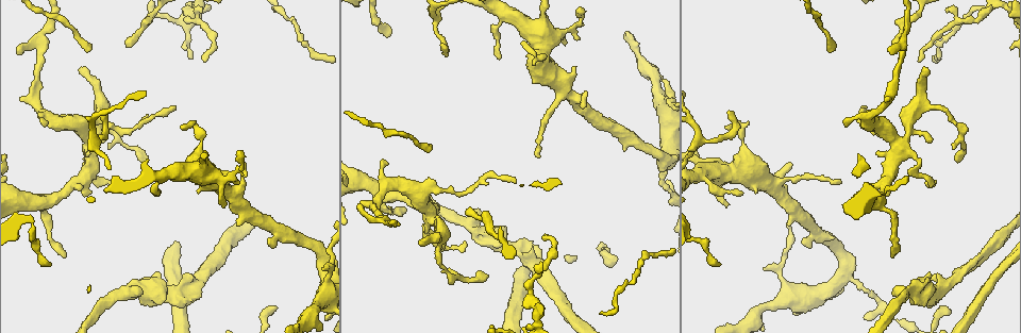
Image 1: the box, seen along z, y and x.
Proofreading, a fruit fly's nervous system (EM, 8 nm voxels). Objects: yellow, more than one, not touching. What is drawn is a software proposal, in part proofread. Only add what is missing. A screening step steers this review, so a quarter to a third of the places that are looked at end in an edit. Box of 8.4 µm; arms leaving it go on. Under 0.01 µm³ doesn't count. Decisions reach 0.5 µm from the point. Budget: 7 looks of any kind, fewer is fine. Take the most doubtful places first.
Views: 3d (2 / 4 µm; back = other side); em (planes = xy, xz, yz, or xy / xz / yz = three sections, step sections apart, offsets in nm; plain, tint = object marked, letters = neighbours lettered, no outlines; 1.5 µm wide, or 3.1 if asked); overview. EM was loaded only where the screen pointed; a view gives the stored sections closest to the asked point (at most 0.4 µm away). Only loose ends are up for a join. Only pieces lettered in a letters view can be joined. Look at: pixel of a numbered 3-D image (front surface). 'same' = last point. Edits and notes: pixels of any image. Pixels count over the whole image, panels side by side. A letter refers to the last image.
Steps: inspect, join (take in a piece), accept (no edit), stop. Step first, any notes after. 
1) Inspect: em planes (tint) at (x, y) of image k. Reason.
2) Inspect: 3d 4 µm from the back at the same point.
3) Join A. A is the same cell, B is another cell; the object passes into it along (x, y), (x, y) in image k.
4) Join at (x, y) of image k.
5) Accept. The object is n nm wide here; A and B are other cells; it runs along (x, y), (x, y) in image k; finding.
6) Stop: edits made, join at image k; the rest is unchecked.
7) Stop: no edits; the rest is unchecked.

Inspect: em xy step 8 (letters) at (920, 61) of image 1. An open end.

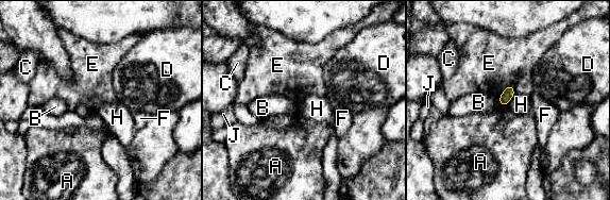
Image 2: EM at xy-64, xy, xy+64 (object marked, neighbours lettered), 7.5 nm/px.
Inspect: em planes (letters) at the same point. Cut it another way.

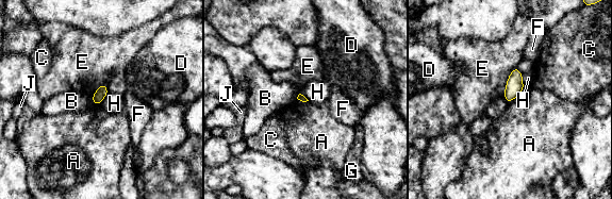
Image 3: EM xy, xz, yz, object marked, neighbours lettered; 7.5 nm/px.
Accept. A, B, C, D, E, F, G, H and J are other cells; no lettered piece goes on from it.

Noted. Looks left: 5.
Inspect: 3d 2 µm at (199, 296) of image 1.

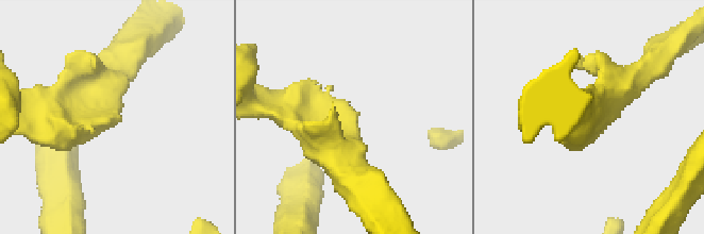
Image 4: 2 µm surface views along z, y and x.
Inspect: em planes (letters) at (360, 115) of image 4.

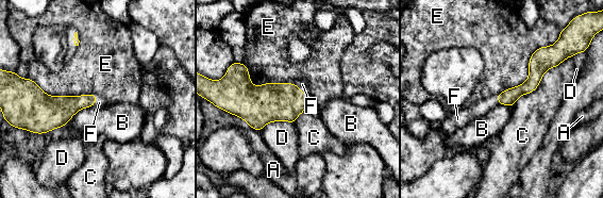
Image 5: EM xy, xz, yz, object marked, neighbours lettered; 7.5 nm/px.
Join F. The longest contact is with E, 600 nm; F is the same cell, A, B, C, D and E are other cells; the neuron continues.

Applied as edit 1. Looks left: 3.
Inspect: em planes (letters) at (791, 164) of image 1. An open end.

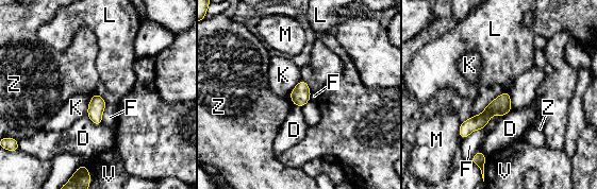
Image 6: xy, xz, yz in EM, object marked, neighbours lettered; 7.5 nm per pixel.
Accept. The longest contact is with F, 360 nm; D, F, K, L, M, V and Z are other cells; it runs along (507, 93), (462, 134) in image 6; none of them fits.

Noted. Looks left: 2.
Stop: edits made, join at image 5; the rest is unchecked.

